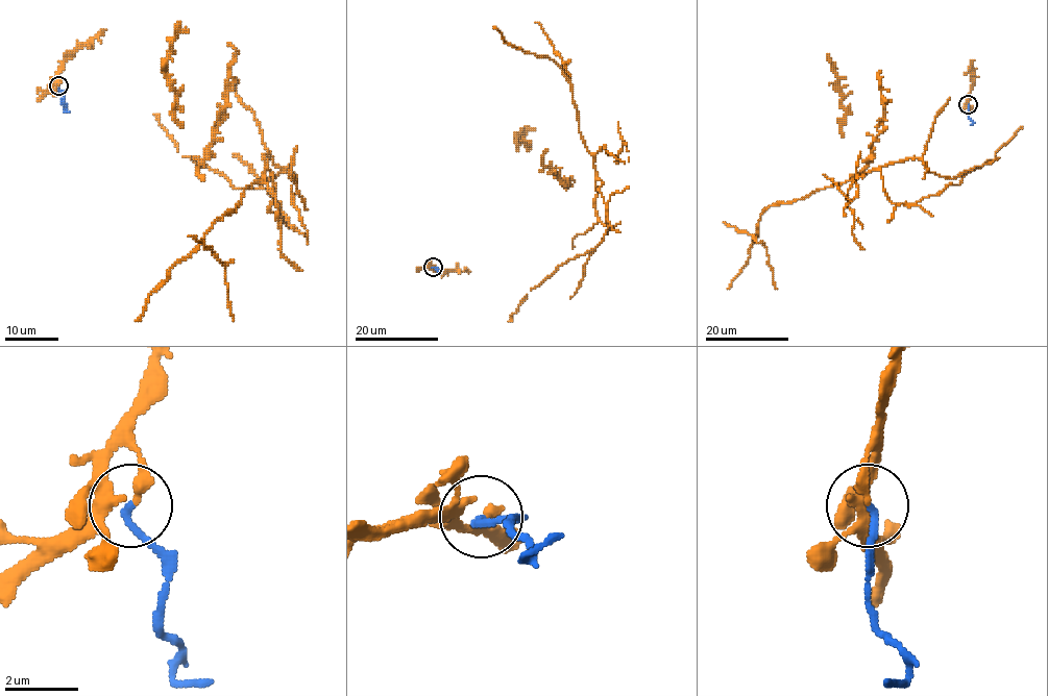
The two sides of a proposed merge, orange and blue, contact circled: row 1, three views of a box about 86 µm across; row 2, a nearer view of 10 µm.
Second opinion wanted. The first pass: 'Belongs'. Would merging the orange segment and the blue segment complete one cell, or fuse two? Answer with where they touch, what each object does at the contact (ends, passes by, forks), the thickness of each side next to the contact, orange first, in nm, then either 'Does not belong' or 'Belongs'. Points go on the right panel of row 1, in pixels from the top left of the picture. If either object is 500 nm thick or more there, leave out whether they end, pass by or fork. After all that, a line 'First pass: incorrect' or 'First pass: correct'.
Place: (968, 104). At the ring orange ends. At the ring blue ends. Thickness 280 nm (orange) against 190 nm. Does not belong
First pass: incorrect

